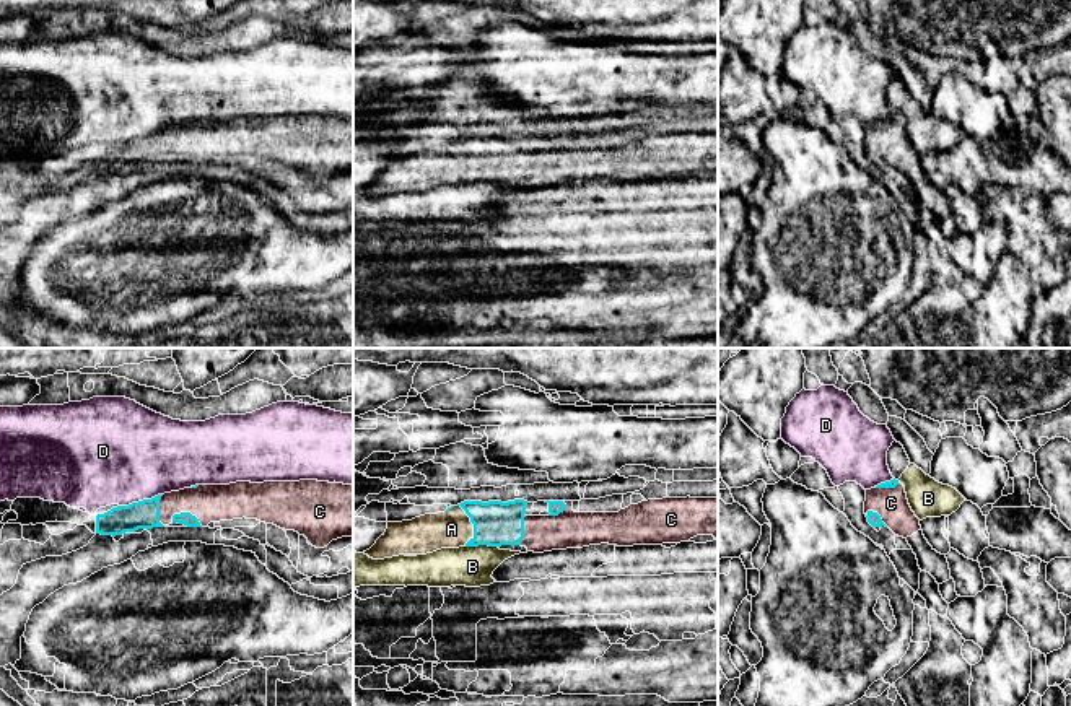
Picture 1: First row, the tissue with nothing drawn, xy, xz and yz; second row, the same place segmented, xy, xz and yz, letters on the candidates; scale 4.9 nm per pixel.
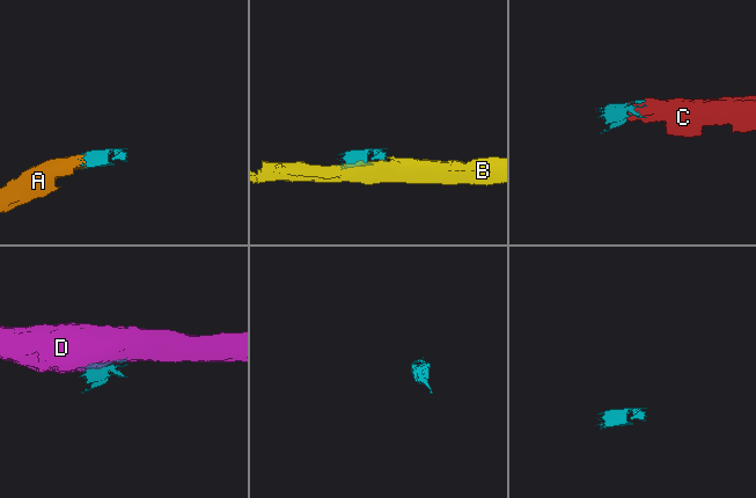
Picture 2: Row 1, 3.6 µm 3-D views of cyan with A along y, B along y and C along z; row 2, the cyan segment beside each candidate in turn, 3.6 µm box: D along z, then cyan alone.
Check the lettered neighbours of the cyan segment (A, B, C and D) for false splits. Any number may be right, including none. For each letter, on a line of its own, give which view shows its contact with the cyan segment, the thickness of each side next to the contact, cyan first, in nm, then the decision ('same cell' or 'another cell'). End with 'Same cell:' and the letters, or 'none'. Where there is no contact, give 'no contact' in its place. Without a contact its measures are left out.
A: meets cyan in xz; 220 nm thick on the cyan side, 190 nm on the other; same cell
B: meets cyan in xz; 220 nm thick on the cyan side, 200 nm on the other; another cell
C: meets cyan in xy; 70 nm thick on the cyan side, 190 nm on the other; same cell
D: meets cyan in xy; 140 nm thick on the cyan side, 480 nm on the other; another cell
Same cell: A, C

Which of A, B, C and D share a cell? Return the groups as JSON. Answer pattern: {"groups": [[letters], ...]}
{"groups": [["A", "C"], ["B"], ["D"]]}

